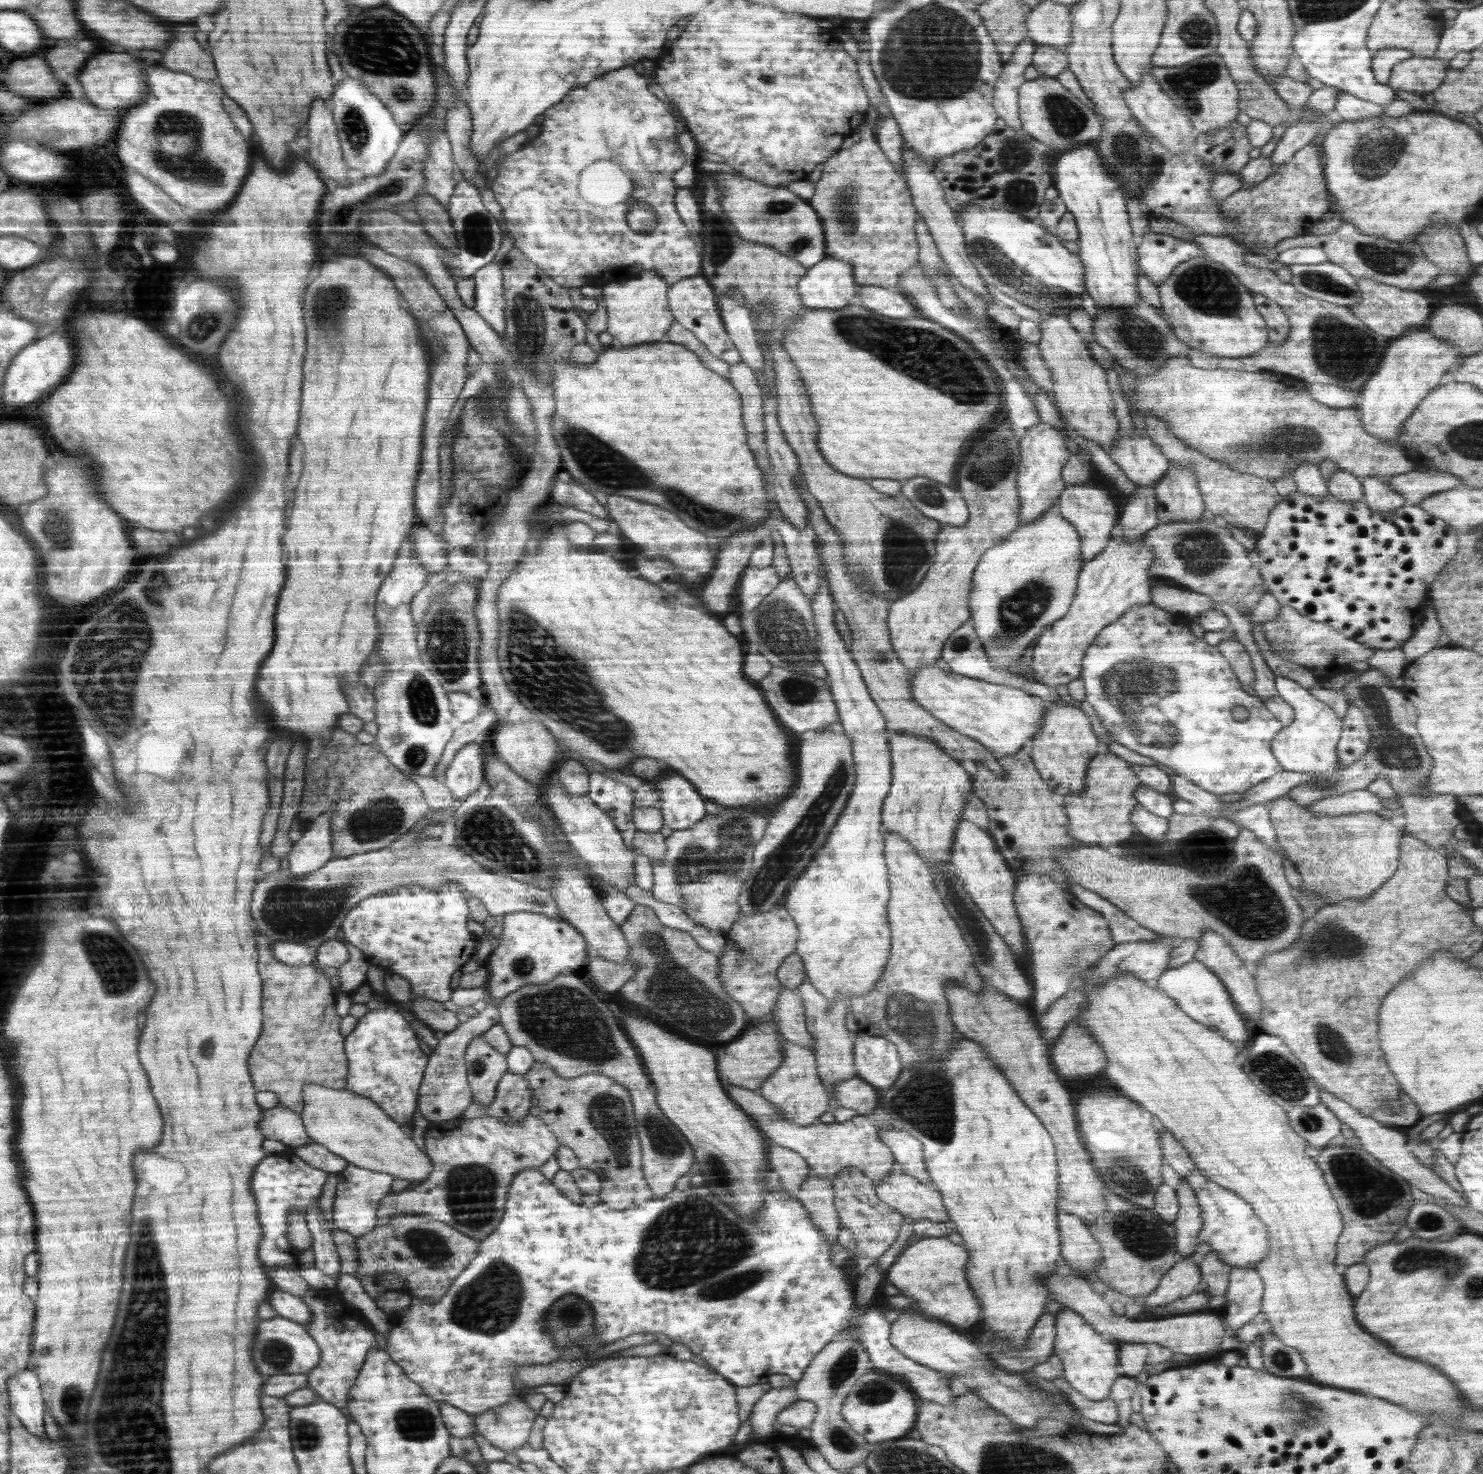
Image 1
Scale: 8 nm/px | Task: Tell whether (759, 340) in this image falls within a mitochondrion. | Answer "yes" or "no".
no

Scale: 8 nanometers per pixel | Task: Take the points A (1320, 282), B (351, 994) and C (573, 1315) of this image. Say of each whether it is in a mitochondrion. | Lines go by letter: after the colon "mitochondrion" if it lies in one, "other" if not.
A: mitochondrion
B: other
C: mitochondrion

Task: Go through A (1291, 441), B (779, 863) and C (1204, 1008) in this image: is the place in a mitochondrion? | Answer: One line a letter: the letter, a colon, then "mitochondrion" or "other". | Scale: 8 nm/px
A: mitochondrion
B: mitochondrion
C: other

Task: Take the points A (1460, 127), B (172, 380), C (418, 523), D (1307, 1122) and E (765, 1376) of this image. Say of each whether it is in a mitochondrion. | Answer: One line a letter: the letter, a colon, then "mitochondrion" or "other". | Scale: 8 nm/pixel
A: other
B: other
C: other
D: mitochondrion
E: other

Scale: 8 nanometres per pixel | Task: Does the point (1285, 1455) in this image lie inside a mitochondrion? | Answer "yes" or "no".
no

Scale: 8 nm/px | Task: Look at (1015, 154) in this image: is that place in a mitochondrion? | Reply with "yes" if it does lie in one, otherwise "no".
yes

